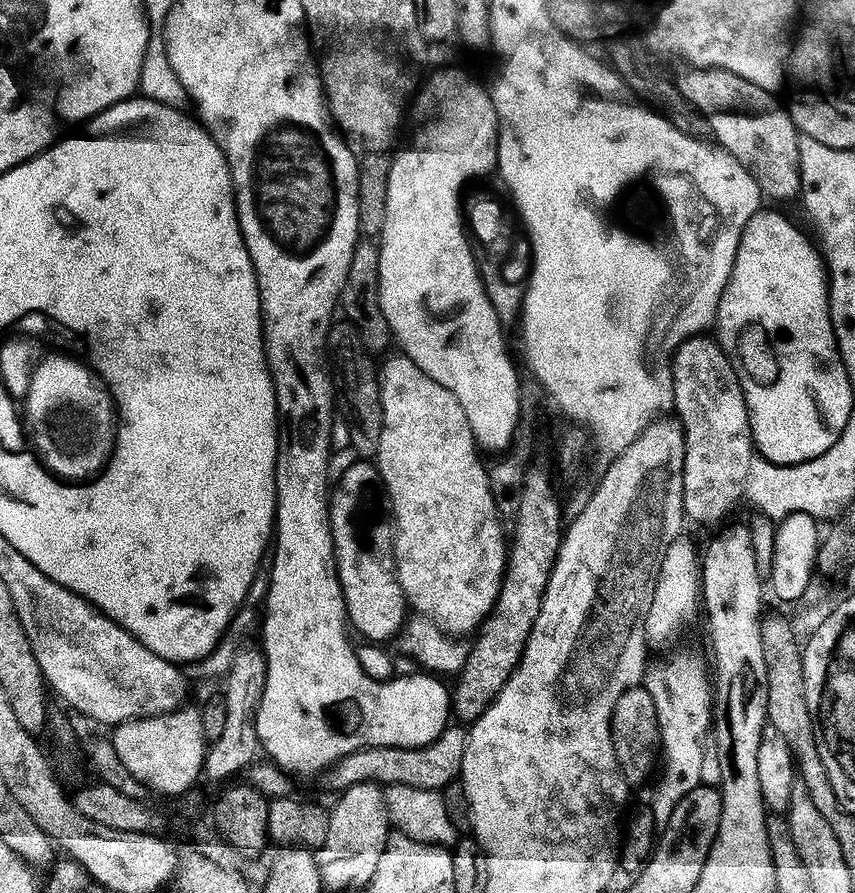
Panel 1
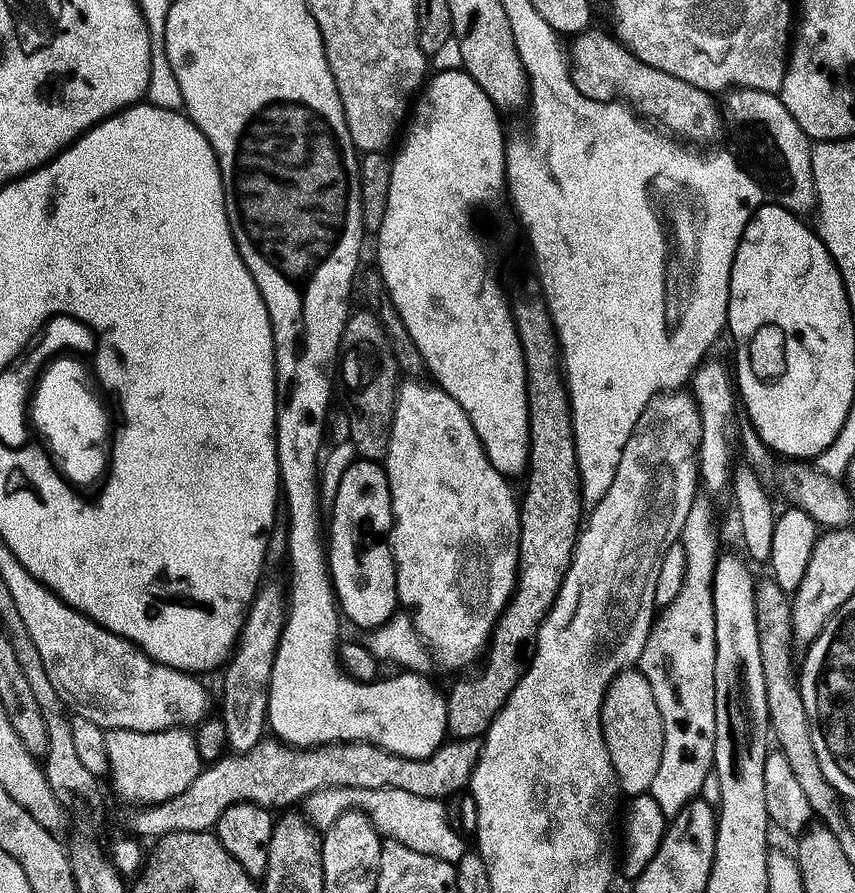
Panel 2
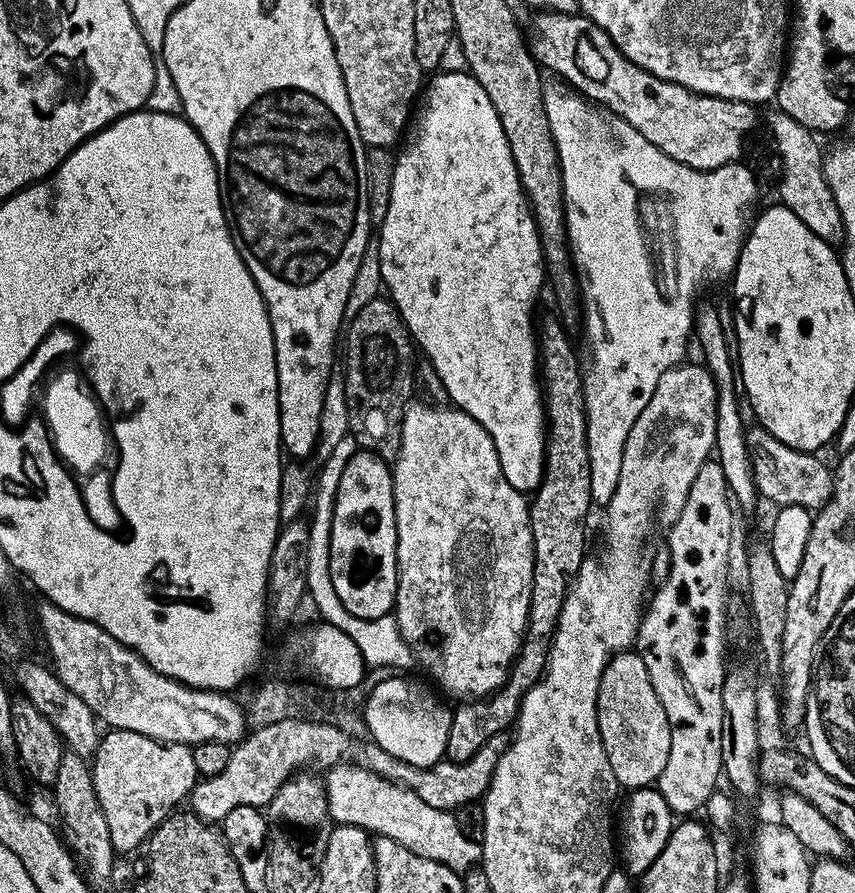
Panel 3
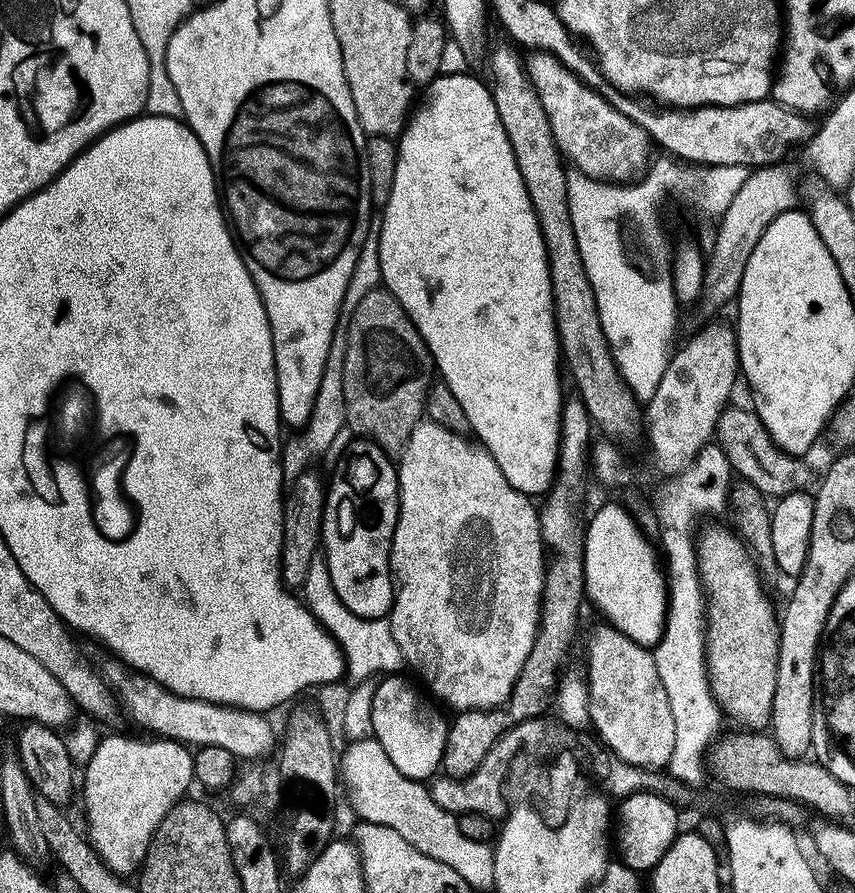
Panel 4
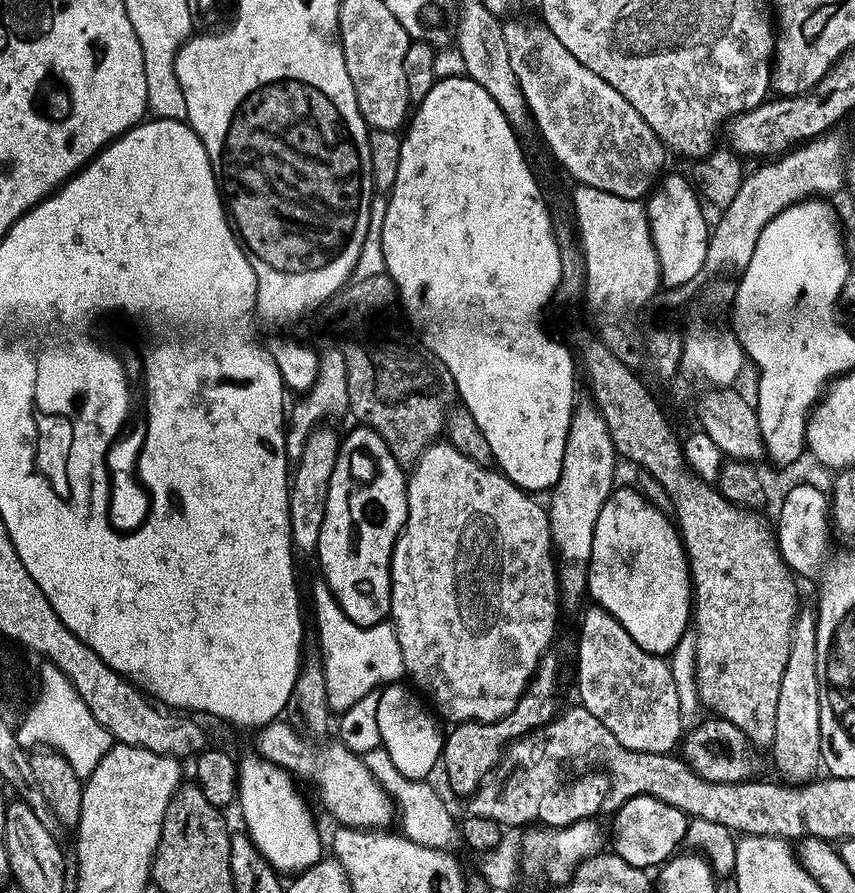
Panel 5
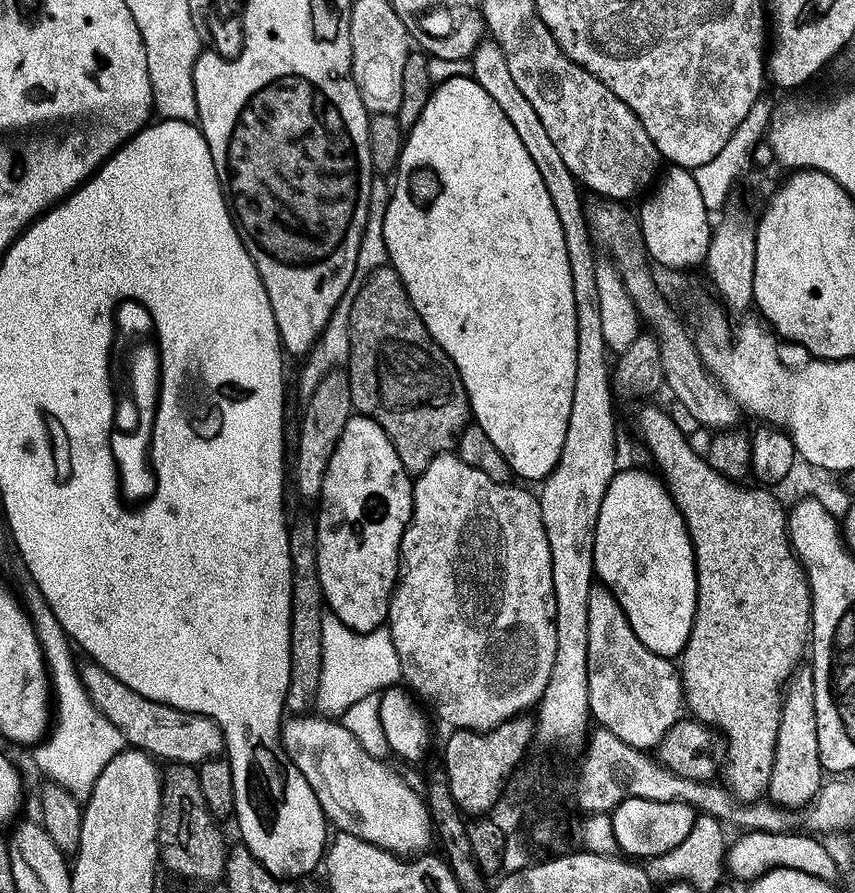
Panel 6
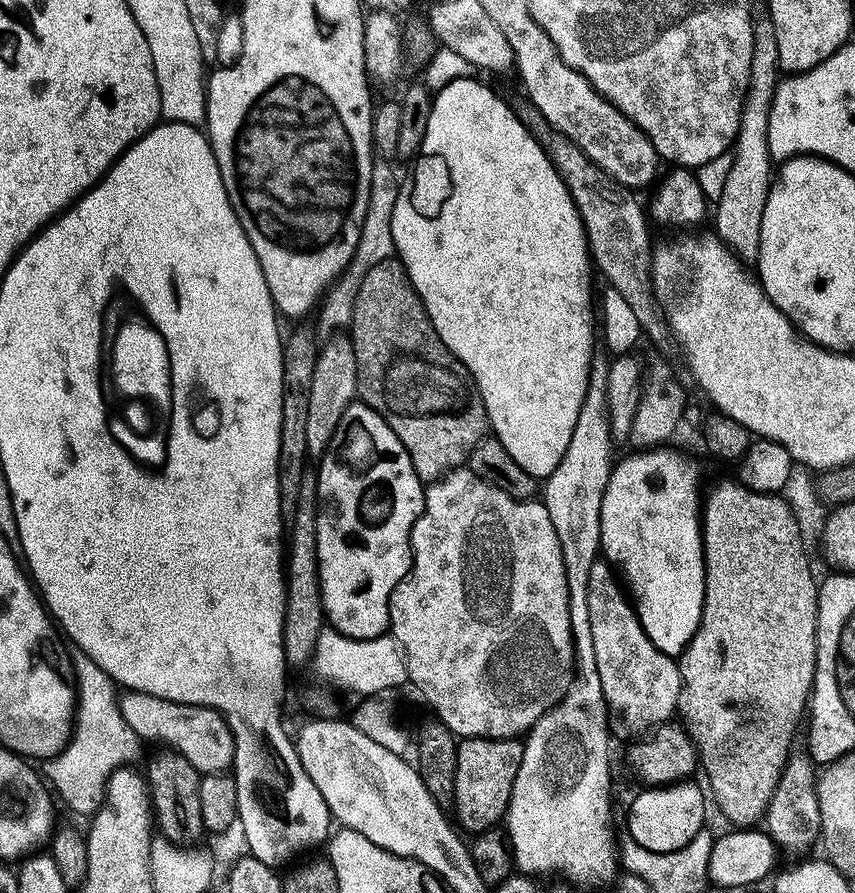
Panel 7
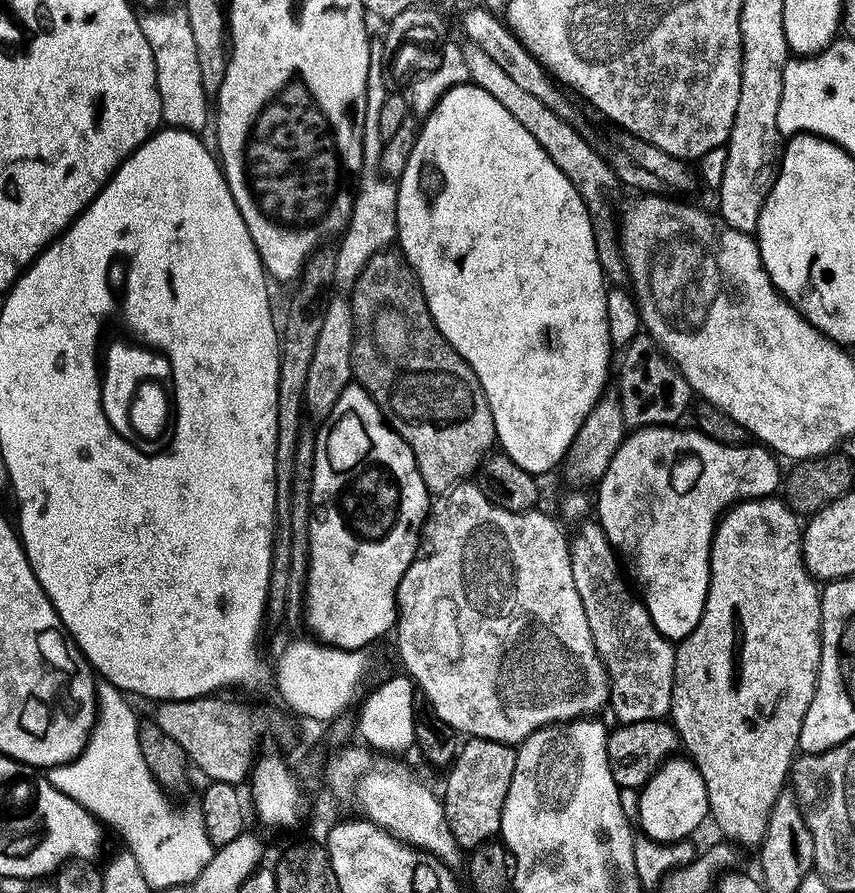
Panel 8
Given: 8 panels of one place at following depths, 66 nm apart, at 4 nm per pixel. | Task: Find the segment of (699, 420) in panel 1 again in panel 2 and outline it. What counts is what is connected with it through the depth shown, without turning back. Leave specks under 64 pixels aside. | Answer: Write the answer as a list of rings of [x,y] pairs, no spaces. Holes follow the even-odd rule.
[[[712,358],[703,361],[696,367],[690,378],[691,395],[696,400],[703,432],[700,435],[700,448],[697,456],[697,471],[701,485],[712,492],[727,489],[731,481],[732,463],[730,464],[730,440],[727,430],[732,420],[731,416],[736,407],[736,390],[728,367]]]

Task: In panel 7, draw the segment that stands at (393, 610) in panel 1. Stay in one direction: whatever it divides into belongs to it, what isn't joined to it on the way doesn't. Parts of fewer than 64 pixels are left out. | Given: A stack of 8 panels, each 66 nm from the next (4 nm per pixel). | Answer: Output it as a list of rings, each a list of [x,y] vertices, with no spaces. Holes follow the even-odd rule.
[[[353,402],[342,410],[342,418],[338,418],[338,426],[328,443],[328,449],[319,457],[317,474],[317,570],[320,575],[321,606],[327,623],[333,624],[340,636],[349,636],[355,640],[373,640],[376,636],[385,635],[388,627],[388,603],[394,586],[412,566],[412,527],[424,509],[425,485],[418,478],[414,466],[410,462],[410,454],[406,454],[406,446],[398,442],[398,434],[390,430],[390,426],[382,417],[363,402]]]

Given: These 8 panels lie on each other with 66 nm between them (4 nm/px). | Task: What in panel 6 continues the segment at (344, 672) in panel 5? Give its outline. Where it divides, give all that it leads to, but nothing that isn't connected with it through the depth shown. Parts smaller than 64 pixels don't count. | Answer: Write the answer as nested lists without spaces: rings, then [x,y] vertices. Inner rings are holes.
[[[325,614],[322,618],[321,677],[314,708],[325,718],[340,718],[354,702],[367,695],[383,693],[401,679],[398,650],[394,650],[392,635],[387,627],[375,628],[372,632],[355,632],[337,616]]]

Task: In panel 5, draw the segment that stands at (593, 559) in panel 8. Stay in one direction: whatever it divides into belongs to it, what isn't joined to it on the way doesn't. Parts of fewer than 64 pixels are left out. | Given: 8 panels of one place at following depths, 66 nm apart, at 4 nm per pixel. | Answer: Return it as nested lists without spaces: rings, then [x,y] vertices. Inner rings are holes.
[[[588,606],[580,620],[576,688],[580,691],[582,707],[590,710],[590,714],[594,714],[626,750],[671,753],[675,749],[672,747],[681,743],[682,717],[669,661],[642,650],[642,646],[622,630],[622,622],[599,606]]]

